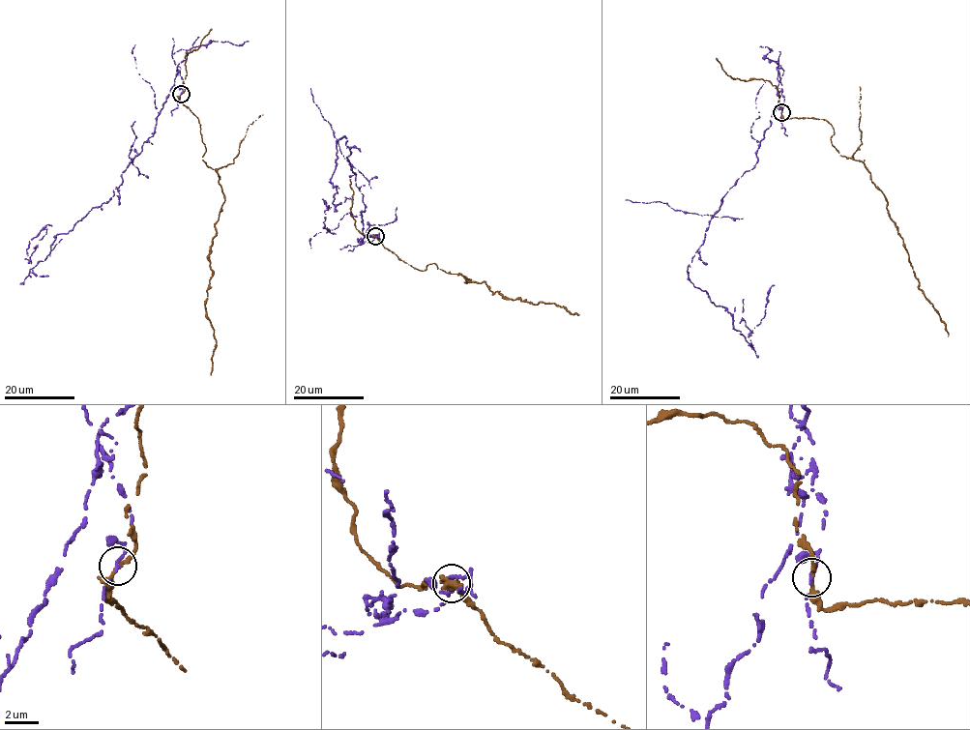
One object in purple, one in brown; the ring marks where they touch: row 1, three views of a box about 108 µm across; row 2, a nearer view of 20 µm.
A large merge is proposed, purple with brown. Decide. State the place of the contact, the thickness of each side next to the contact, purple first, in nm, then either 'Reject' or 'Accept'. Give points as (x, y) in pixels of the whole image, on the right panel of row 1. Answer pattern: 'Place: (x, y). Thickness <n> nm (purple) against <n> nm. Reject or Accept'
Place: (781, 112). Thickness 220 nm (purple) against 220 nm. Reject

